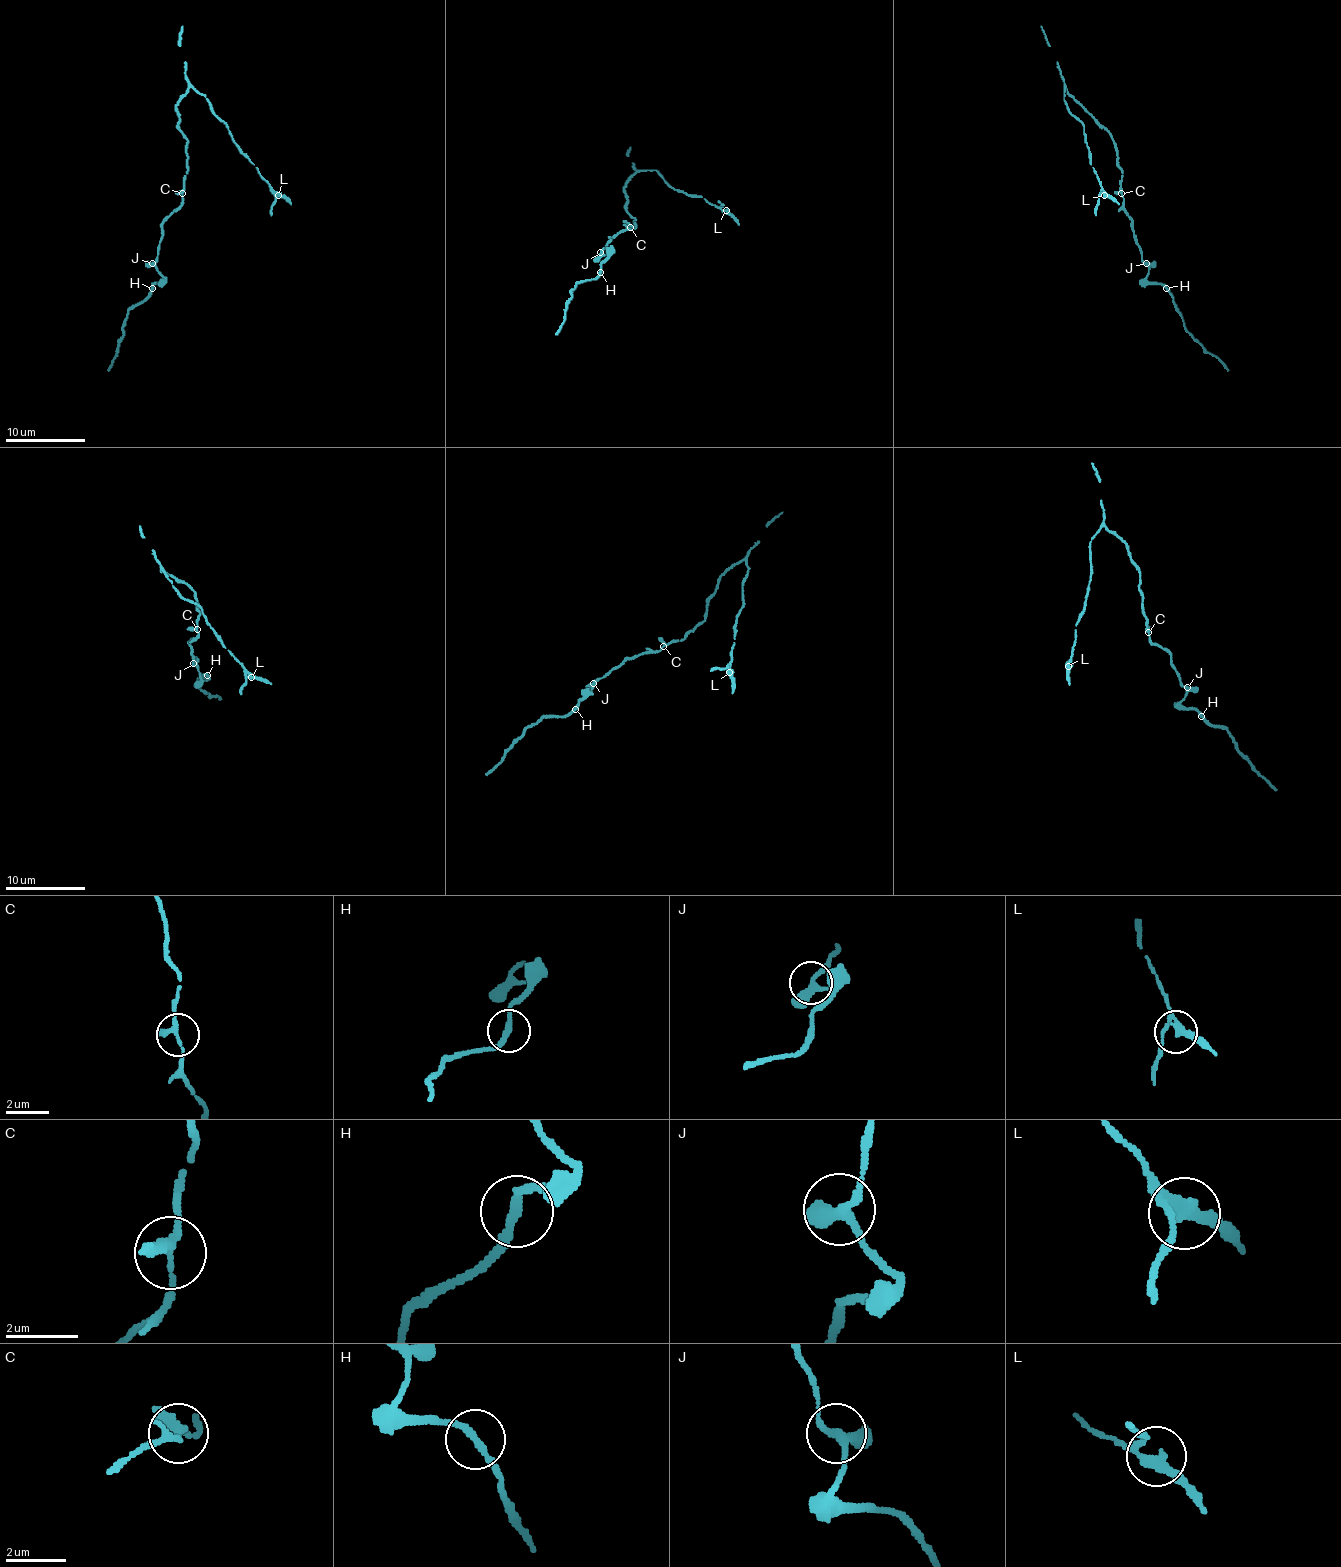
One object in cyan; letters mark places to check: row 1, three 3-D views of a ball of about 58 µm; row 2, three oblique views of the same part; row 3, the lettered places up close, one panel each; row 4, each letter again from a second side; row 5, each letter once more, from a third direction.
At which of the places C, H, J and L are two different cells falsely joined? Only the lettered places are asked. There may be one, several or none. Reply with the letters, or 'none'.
none

